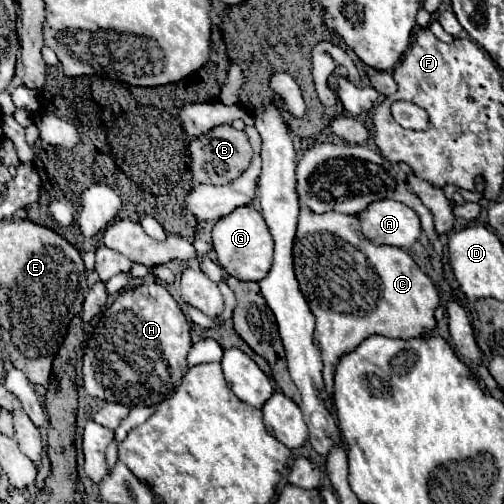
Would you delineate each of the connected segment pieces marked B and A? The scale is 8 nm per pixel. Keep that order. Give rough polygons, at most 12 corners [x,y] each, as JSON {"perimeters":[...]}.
{"perimeters":[[[214,127],[190,141],[194,181],[226,185],[248,169],[244,131]],[[392,199],[358,213],[374,245],[412,247],[422,233],[418,215]]]}

